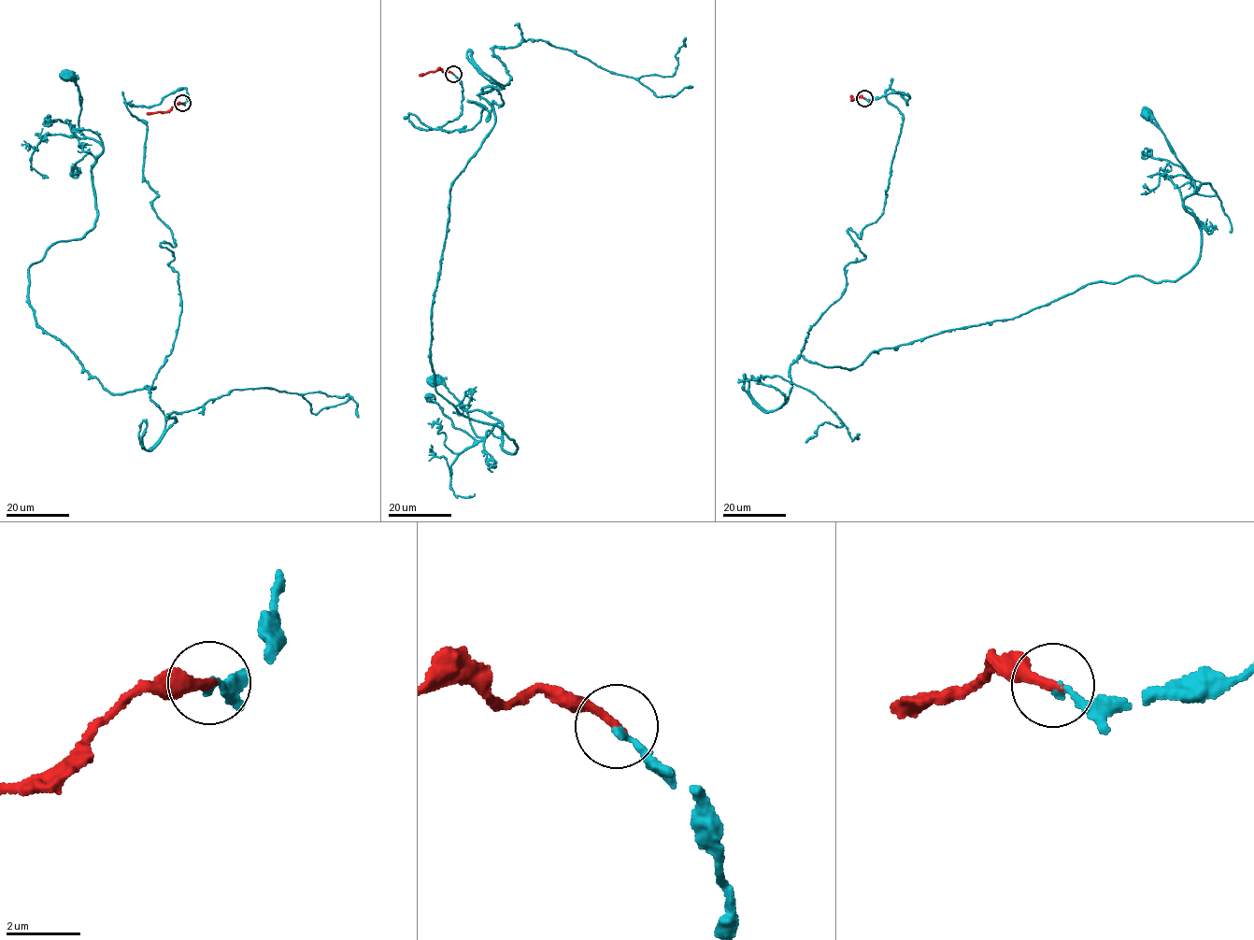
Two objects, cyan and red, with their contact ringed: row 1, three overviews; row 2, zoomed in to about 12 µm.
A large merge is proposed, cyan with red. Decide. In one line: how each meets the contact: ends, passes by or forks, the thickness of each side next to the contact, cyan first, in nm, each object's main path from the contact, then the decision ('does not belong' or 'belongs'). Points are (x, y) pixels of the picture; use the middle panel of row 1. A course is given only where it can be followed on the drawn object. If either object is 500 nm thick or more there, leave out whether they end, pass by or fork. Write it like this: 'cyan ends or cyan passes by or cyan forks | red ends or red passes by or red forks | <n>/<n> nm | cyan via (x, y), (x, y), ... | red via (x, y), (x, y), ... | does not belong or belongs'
cyan ends | red ends | 200/260 nm | cyan via (452, 74), (462, 111), (420, 130), (504, 104), (480, 93), (451, 186), (429, 358), (515, 452), (434, 380) | red via (452, 74), (439, 70), (420, 76) | belongs

